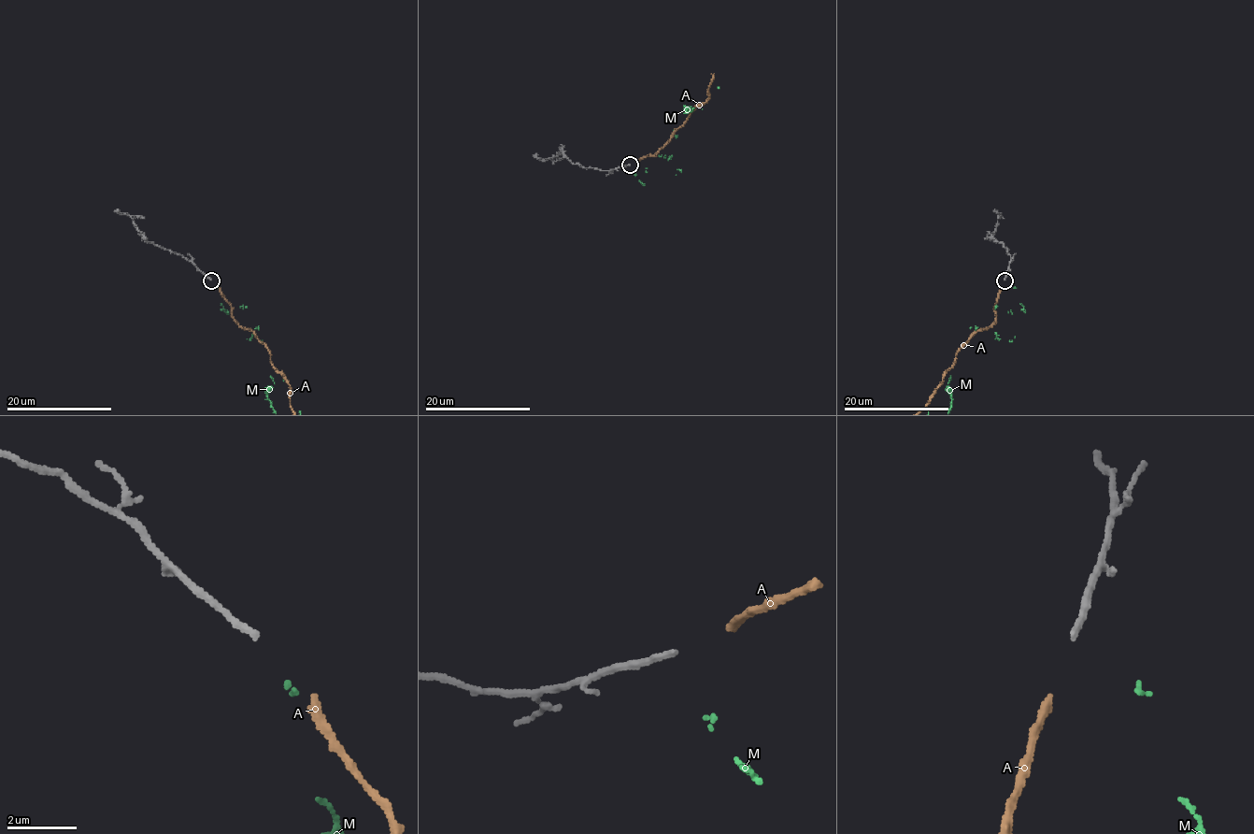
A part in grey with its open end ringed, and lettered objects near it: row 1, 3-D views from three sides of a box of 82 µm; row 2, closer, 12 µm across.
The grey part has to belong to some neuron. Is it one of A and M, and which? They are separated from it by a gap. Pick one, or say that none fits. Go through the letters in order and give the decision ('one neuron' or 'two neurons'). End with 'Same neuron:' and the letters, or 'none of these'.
A: one neuron
M: two neurons
Same neuron: A

